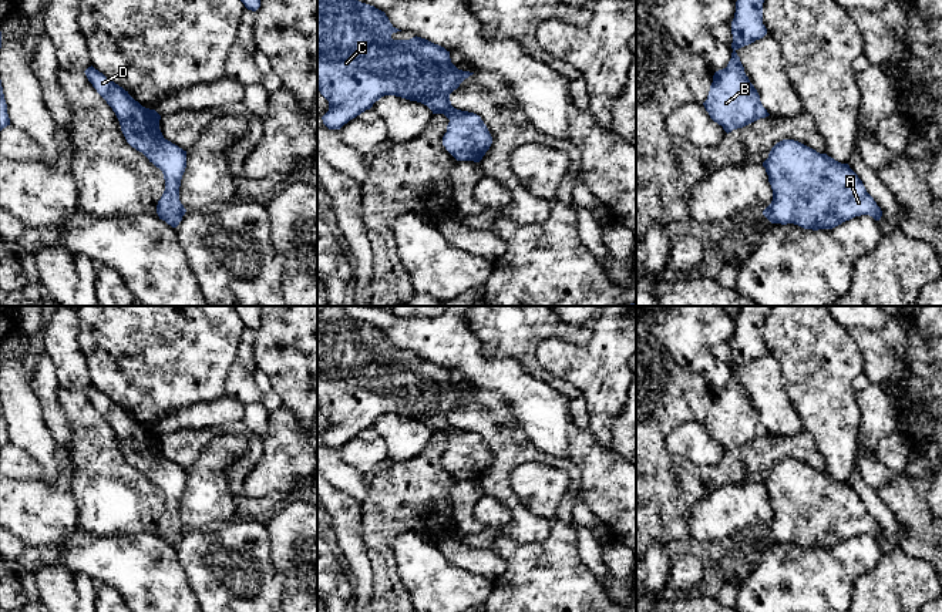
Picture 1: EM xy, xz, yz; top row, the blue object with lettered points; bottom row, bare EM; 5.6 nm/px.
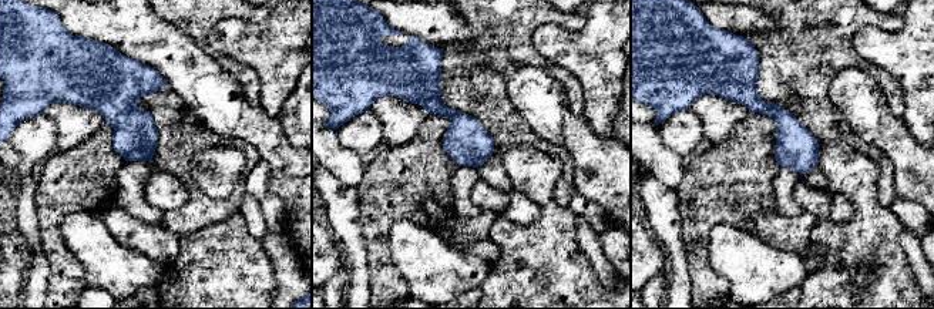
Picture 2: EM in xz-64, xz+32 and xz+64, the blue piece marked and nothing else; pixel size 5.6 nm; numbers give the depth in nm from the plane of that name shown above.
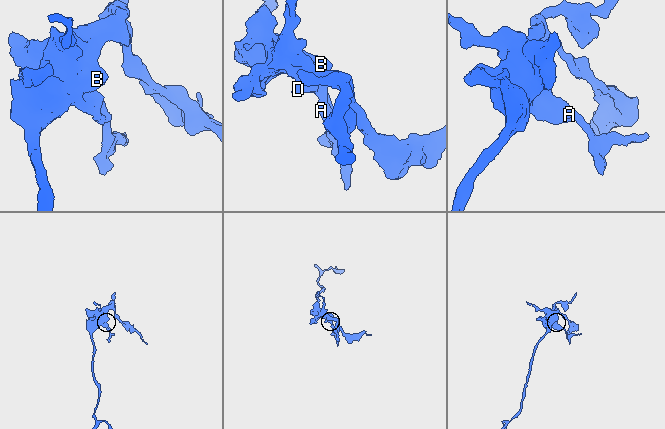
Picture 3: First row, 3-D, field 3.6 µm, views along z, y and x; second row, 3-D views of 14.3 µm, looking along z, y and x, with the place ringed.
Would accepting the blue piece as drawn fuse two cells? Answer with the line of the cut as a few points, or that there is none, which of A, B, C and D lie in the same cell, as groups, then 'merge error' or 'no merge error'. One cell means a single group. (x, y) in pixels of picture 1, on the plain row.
cut none; groups A B C D; no merge error

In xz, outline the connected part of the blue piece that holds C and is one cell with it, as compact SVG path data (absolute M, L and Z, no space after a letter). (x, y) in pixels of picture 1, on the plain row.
M324 306L317 312L317 408L329 420L329 430L322 436L329 448L340 448L350 438L384 414L396 414L427 424L433 433L444 433L450 441L443 455L443 464L457 480L480 481L492 463L492 455L480 434L457 428L450 413L474 391L458 389L450 377L450 370L421 356L393 359L396 347L384 330L351 317L342 306Z

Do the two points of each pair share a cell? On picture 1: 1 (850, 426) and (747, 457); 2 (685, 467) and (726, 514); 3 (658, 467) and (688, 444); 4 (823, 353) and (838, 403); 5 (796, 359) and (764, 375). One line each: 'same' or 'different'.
1: different
2: different
3: different
4: same
5: different

